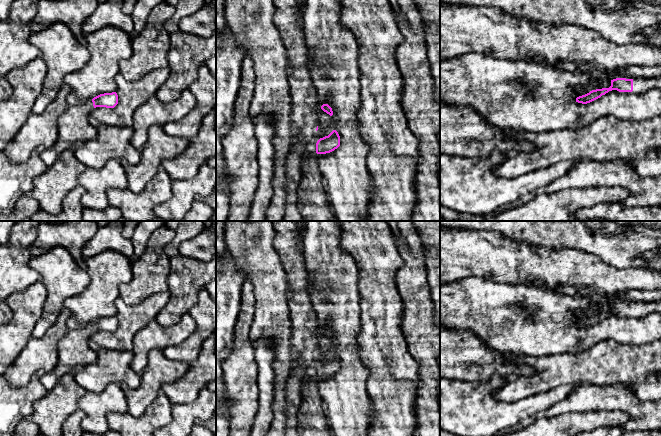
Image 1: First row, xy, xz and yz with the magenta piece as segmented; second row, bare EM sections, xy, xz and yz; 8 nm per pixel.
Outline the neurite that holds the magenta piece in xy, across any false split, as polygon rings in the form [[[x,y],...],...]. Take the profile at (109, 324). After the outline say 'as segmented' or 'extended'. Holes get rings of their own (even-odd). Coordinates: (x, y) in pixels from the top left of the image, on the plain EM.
[[[116,316],[104,317],[92,324],[76,330],[68,330],[58,343],[58,364],[48,373],[40,373],[40,382],[48,390],[52,390],[58,381],[78,366],[86,366],[97,359],[90,347],[90,337],[96,331],[114,332],[118,328]]]; extended

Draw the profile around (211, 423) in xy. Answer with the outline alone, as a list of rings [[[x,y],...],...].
[[[216,410],[213,414],[213,416],[203,423],[204,426],[206,426],[213,434],[213,436],[216,436]]]

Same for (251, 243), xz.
[[[224,221],[226,249],[234,258],[244,278],[249,279],[254,286],[255,311],[250,329],[251,343],[257,349],[262,341],[266,340],[275,352],[274,401],[272,404],[274,418],[267,436],[284,436],[289,399],[286,383],[292,369],[292,323],[289,308],[289,285],[281,259],[274,248],[274,237],[273,221]]]

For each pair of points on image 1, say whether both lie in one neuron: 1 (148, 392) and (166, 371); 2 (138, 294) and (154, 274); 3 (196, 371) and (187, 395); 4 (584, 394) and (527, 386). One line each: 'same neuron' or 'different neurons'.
1: same neuron
2: same neuron
3: same neuron
4: different neurons

